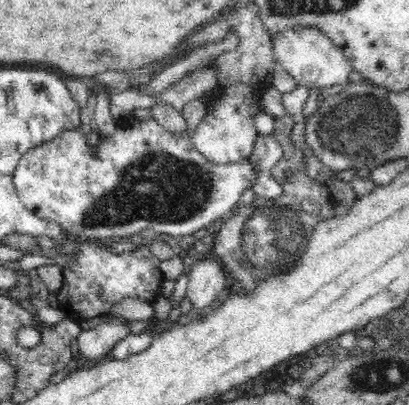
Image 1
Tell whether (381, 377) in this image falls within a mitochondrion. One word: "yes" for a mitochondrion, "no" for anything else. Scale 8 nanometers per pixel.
yes

